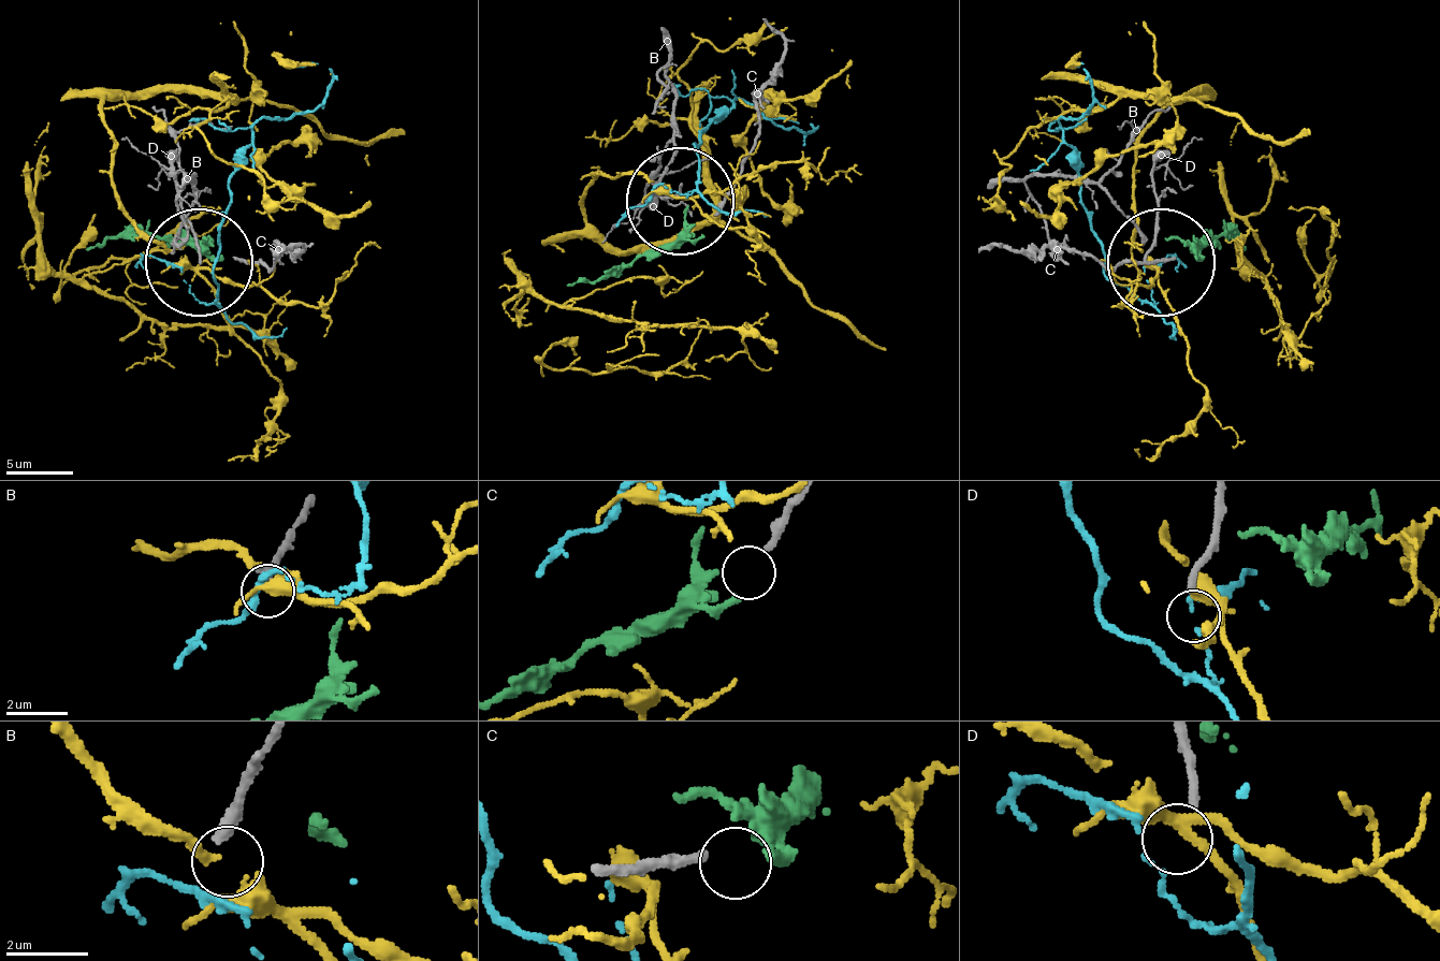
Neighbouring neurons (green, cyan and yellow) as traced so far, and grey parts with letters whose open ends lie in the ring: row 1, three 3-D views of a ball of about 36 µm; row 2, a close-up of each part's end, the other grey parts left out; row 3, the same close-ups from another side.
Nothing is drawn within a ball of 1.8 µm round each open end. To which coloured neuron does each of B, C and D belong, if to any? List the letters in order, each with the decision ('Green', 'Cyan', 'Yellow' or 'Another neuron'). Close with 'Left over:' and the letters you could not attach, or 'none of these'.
B: Another neuron
C: Green
D: Another neuron
Left over: B, D

